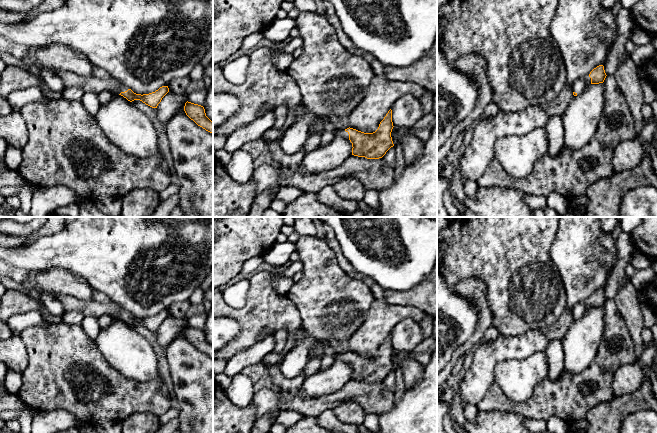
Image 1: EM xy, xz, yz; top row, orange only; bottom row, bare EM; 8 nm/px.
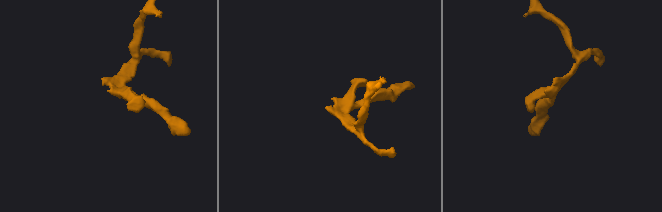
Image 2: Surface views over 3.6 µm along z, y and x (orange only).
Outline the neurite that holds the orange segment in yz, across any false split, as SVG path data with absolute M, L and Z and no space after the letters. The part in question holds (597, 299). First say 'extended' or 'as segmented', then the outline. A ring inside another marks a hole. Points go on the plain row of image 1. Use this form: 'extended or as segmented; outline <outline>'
extended; outline M599 289L596 292L594 292L589 299L579 302L573 309L572 309L572 315L573 319L577 320L580 319L583 314L589 310L590 308L599 308L603 307L606 302L606 297L604 294L603 289Z

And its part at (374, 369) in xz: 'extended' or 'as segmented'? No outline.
extended

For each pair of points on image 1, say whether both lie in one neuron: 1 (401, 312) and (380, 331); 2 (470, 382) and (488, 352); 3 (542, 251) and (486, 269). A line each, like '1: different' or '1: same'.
1: same
2: same
3: same

